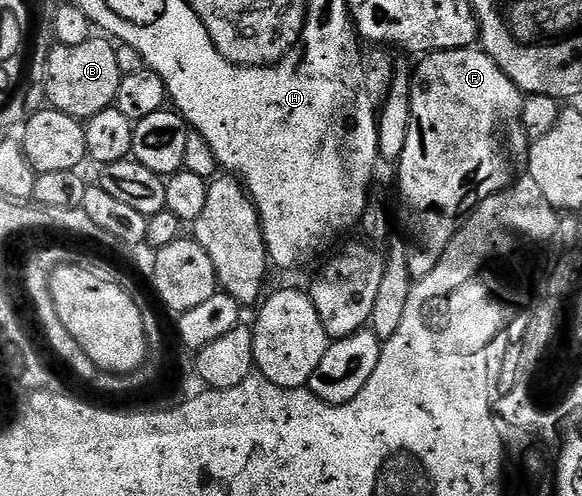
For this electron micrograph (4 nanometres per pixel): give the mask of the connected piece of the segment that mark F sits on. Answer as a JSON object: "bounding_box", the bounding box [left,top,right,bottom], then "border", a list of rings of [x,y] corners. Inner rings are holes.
{"bounding_box":[397,48,529,279],"border":[[[482,48],[446,49],[440,53],[428,53],[420,61],[423,62],[420,65],[416,64],[411,74],[409,135],[405,138],[405,151],[401,151],[397,162],[397,168],[399,168],[399,205],[403,208],[403,229],[407,232],[405,237],[409,242],[407,267],[412,278],[415,279],[429,275],[429,271],[433,271],[433,267],[437,267],[445,247],[449,247],[449,243],[455,238],[455,232],[459,229],[461,222],[474,210],[476,205],[483,202],[486,197],[492,197],[495,193],[503,193],[508,188],[506,185],[514,179],[515,172],[526,166],[529,148],[529,138],[523,128],[522,119],[525,94],[523,90],[516,87],[513,79],[509,79],[509,75],[505,75],[505,71],[501,71],[501,67],[497,67],[494,59],[483,52]]]}

